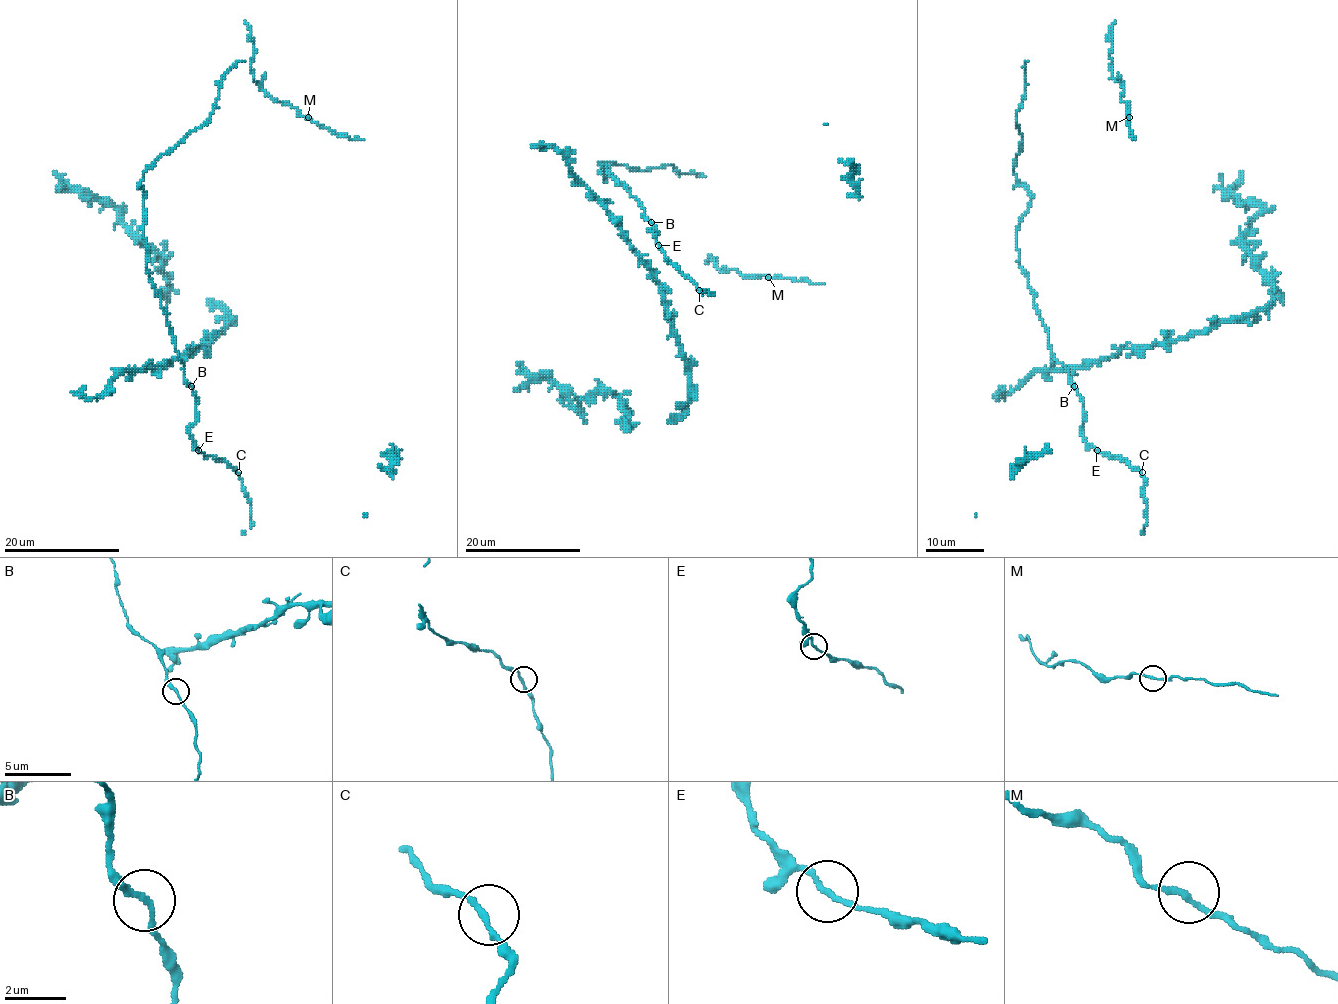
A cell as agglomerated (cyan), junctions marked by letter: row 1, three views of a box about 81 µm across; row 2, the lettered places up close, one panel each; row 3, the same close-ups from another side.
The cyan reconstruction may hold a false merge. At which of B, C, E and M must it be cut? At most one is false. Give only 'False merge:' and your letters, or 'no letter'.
False merge: no letter

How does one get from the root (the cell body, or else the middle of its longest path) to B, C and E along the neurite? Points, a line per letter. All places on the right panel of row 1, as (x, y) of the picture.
B: (1037, 311), (1047, 332), (1049, 347), (1074, 385)
C: (1037, 311), (1047, 332), (1049, 347), (1082, 401), (1082, 437), (1097, 450), (1118, 456), (1142, 472)
E: (1037, 311), (1047, 332), (1049, 347), (1065, 368), (1069, 382), (1082, 401), (1082, 437), (1097, 450)

